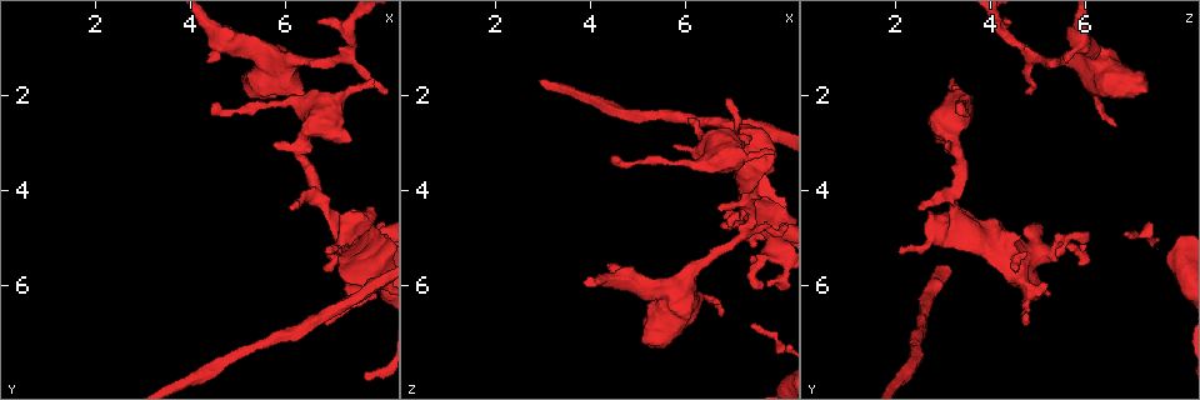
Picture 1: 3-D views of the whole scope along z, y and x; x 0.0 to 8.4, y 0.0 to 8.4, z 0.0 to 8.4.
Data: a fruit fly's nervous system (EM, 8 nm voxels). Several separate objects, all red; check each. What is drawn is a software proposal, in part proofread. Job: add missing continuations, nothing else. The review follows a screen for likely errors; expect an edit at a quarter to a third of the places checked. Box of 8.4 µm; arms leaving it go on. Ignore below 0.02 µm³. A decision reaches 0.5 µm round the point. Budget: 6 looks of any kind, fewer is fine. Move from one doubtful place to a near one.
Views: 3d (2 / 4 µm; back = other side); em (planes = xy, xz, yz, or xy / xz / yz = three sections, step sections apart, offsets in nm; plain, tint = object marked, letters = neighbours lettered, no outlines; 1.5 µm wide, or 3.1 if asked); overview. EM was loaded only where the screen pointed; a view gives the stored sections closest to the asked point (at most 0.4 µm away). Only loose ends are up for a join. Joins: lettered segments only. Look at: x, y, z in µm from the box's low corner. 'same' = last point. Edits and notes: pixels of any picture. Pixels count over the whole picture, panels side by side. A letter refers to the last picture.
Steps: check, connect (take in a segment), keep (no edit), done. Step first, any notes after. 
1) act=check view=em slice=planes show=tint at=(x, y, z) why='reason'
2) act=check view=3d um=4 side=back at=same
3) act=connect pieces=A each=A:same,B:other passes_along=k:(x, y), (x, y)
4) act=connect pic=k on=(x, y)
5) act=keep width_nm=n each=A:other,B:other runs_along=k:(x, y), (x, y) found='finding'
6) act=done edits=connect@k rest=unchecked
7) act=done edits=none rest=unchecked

act=check view=em slice=planes show=plain at=(7.90, 6.25, 5.00) why='free end'

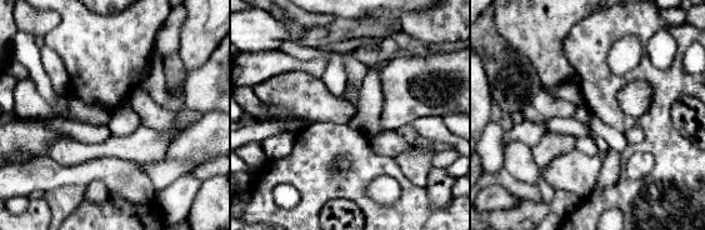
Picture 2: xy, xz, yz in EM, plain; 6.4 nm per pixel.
act=check view=em slice=planes show=letters at=same

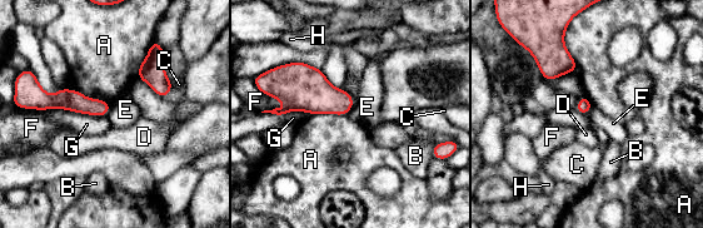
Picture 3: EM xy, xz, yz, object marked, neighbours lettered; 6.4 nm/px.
act=keep each=A:other,B:other,C:other,D:other,E:other,F:other,G:other,H:other found='none of them fits'

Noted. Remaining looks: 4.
act=check view=em slice=planes show=tint at=(6.90, 5.30, 2.10) why='free end'

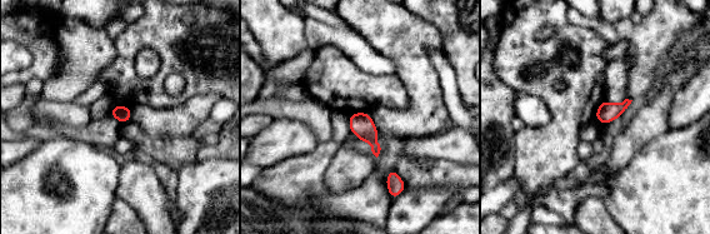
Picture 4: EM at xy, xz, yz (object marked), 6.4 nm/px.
act=check view=em slice=planes show=letters at=same why='what lies round it'

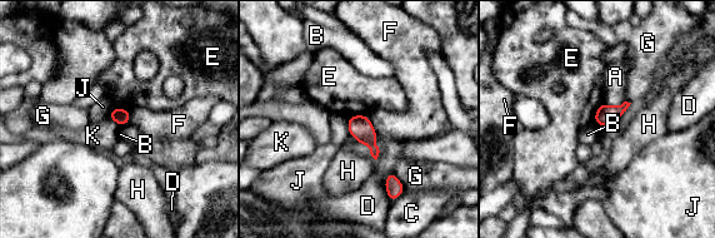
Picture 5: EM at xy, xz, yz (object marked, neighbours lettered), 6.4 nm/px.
act=keep width_nm=110 longest_contact=D:200nm each=A:other,B:other,C:other,D:other,E:other,F:other,G:other,H:other,J:other,K:other found='no lettered segment goes on from it'

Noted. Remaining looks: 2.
act=check view=em slice=yz step=4 show=letters at=(7.40, 3.00, 2.90) why='thick end'

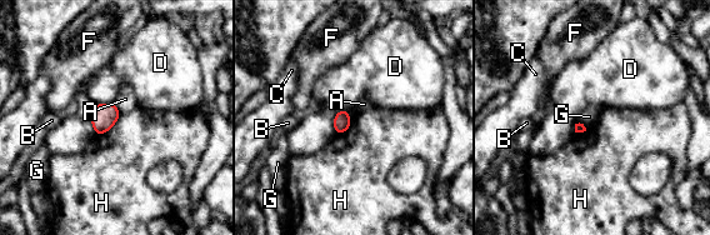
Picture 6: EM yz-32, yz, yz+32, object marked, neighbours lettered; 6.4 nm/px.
act=check view=em slice=planes show=letters at=same why='cut it another way'

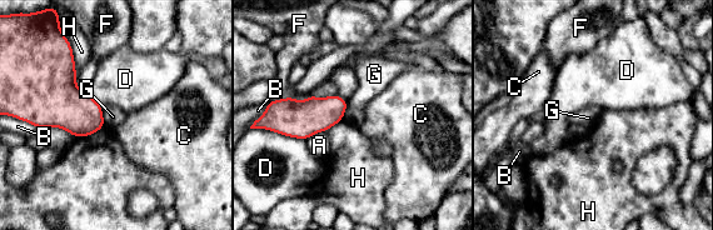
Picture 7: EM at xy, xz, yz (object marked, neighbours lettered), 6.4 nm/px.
act=keep each=A:other,B:other,C:other,D:other,F:other,G:other,H:other border=7:(105, 126), (91, 134), (76, 138) found='no lettered segment goes on from it'

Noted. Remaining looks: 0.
act=done edits=none rest=unchecked

